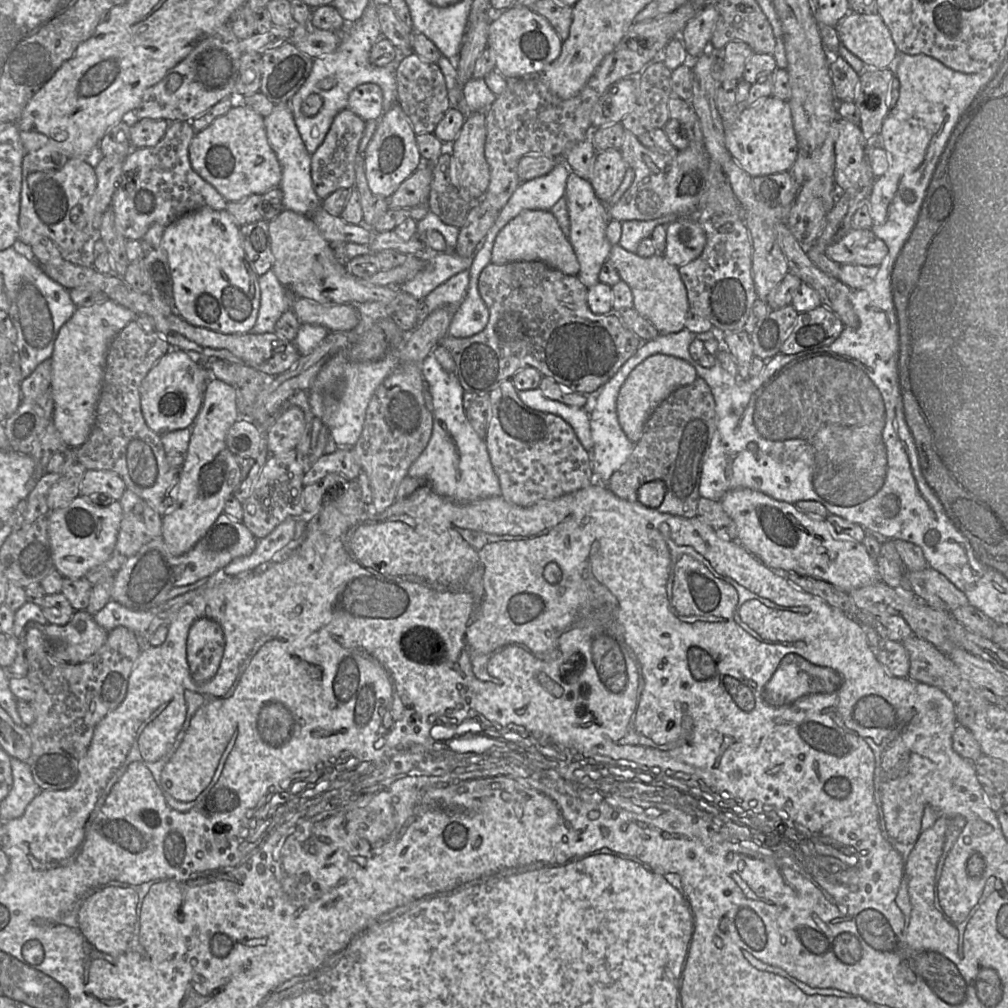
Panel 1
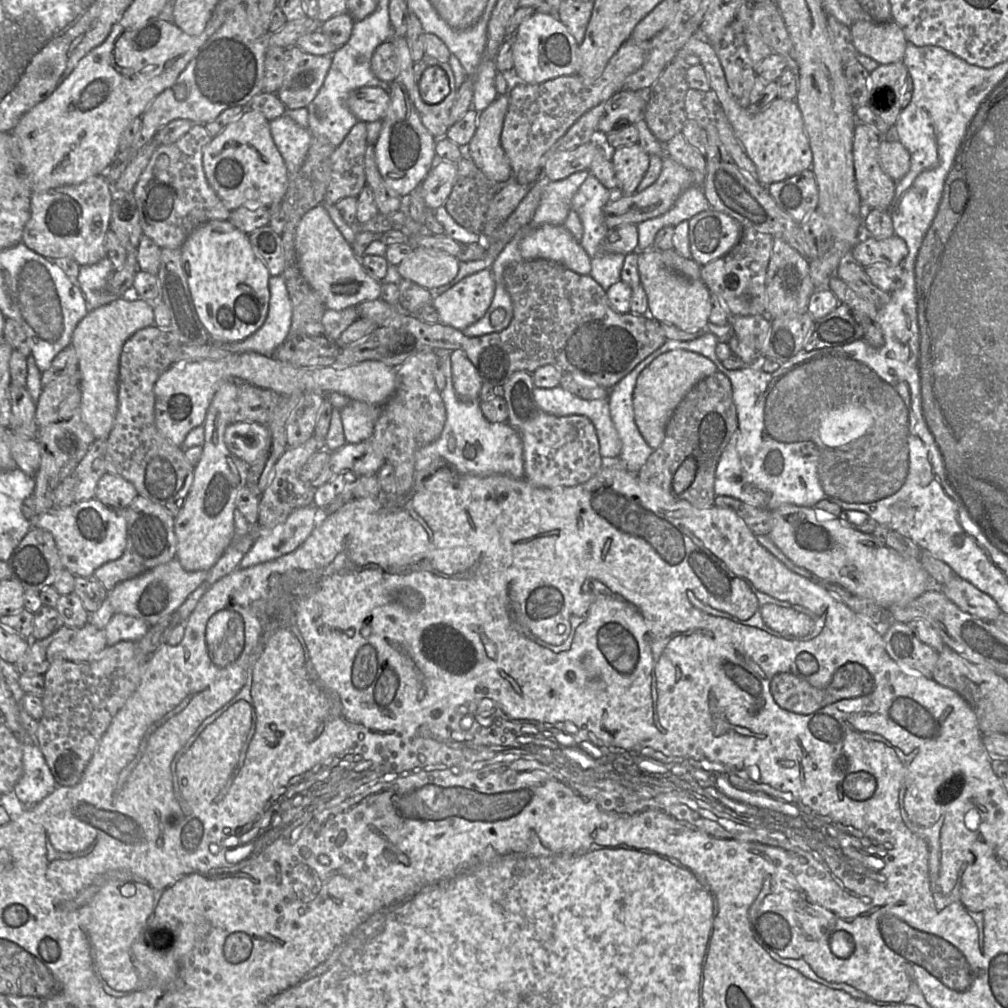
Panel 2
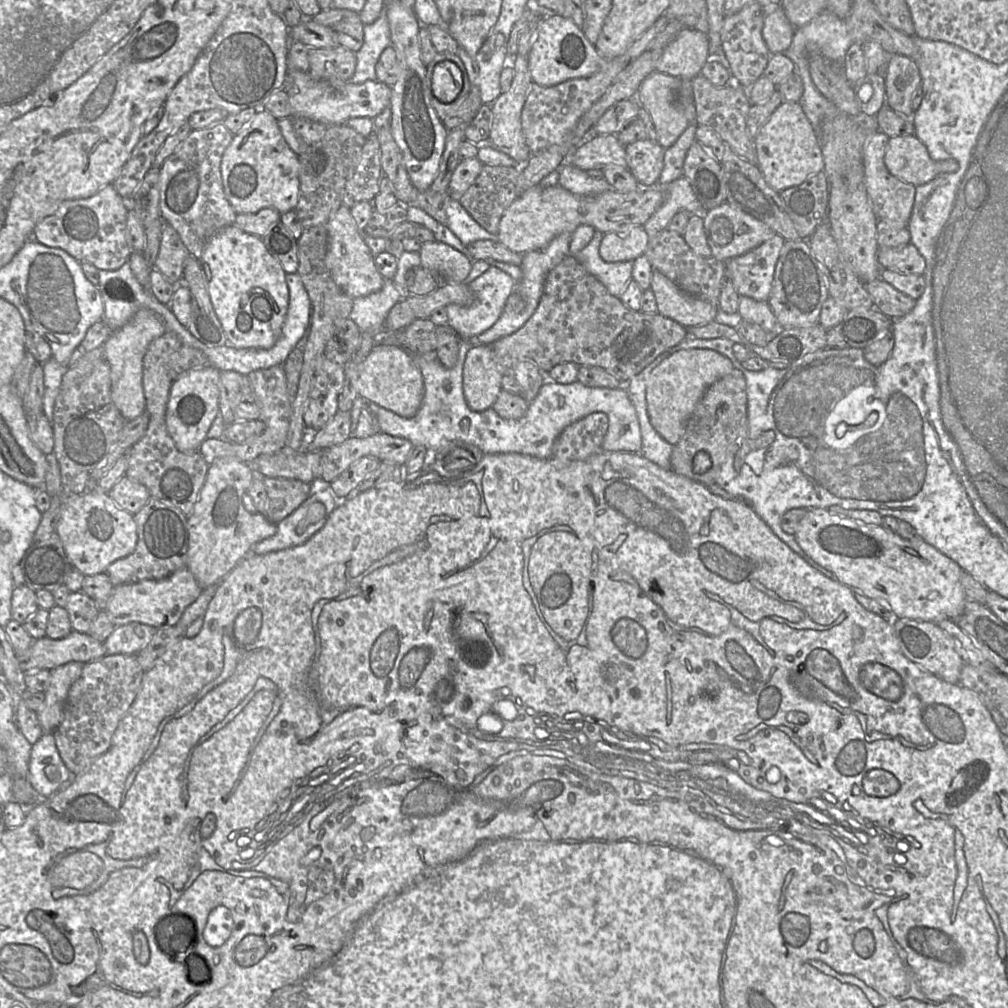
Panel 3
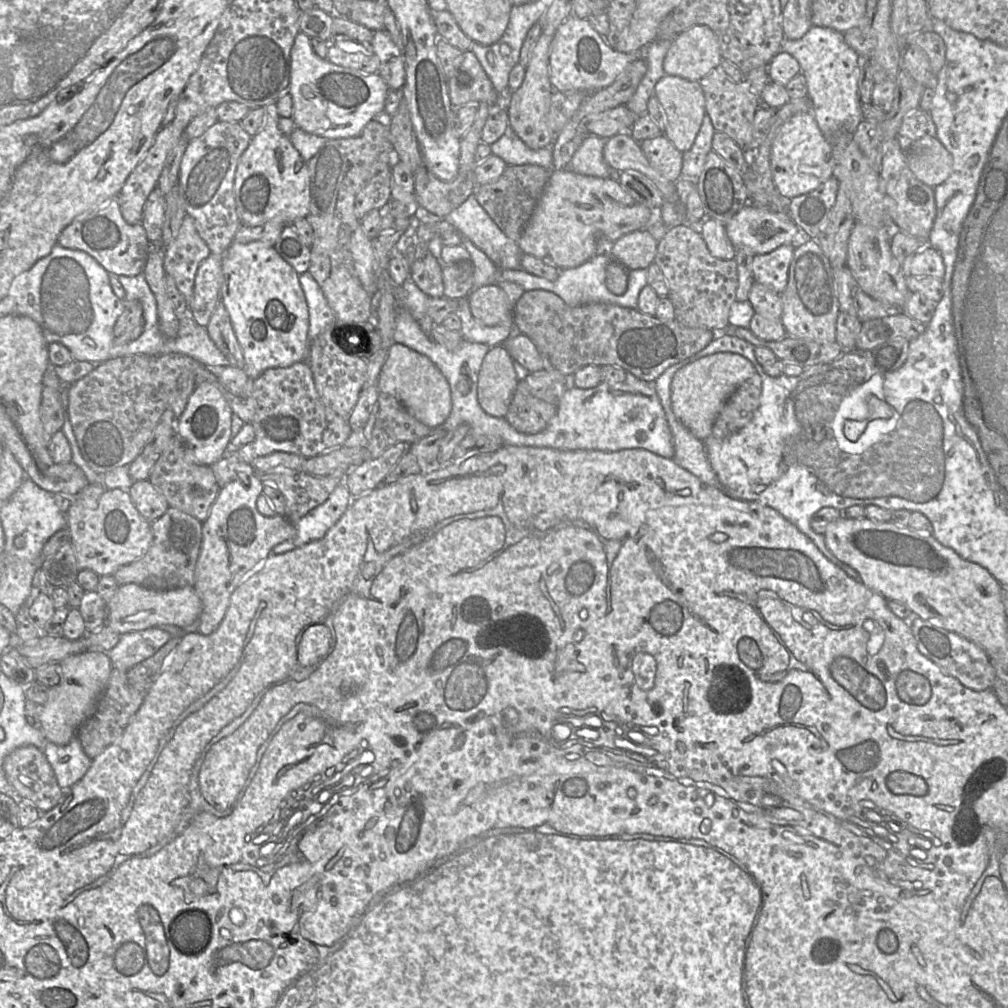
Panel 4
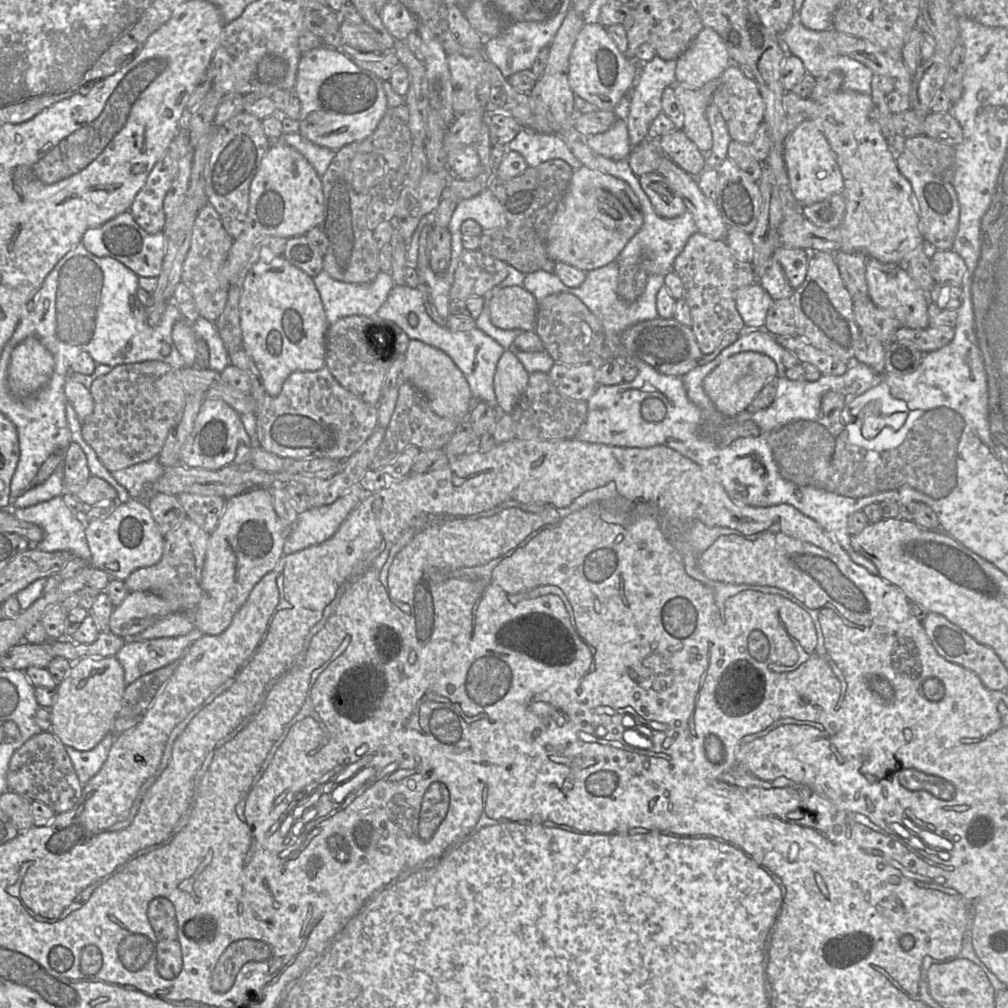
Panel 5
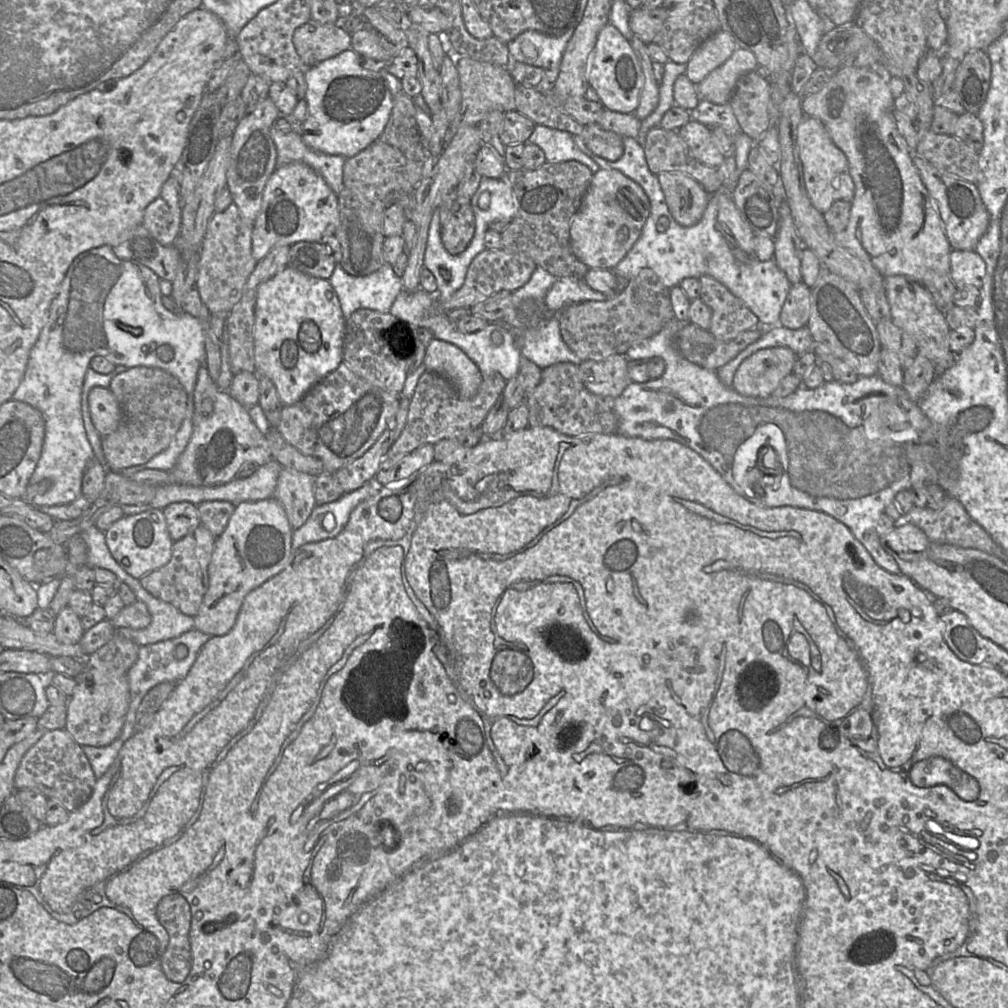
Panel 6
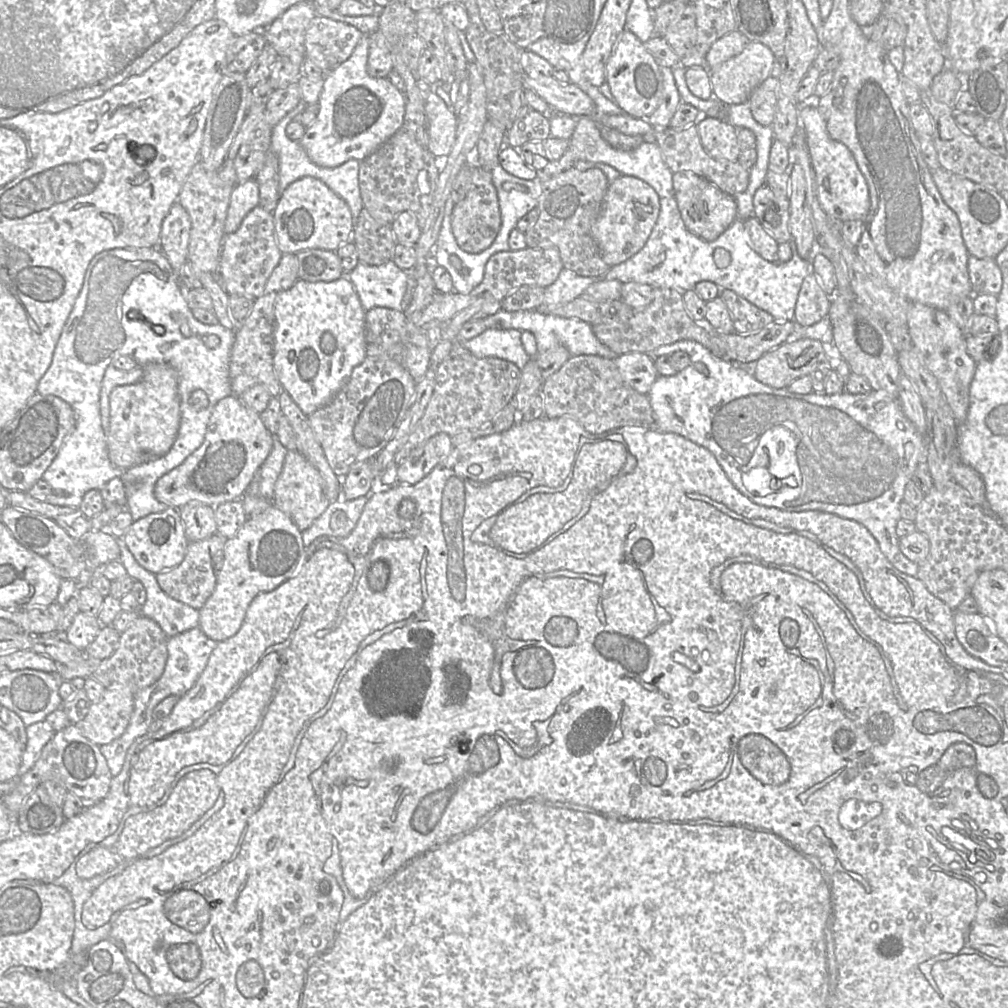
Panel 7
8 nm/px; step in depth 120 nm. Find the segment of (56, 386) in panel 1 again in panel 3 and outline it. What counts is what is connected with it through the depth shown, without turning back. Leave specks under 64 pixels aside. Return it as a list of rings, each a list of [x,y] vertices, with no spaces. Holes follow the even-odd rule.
[[[141,308],[125,325],[114,331],[101,347],[110,367],[112,401],[127,421],[132,421],[145,412],[143,358],[149,344],[165,332],[161,319],[151,310]]]

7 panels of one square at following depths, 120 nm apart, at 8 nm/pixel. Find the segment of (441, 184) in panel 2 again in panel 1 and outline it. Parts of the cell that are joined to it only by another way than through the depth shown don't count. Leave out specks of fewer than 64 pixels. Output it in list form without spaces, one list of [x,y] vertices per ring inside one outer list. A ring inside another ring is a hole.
[[[421,165],[389,197],[389,209],[411,208],[425,204],[433,178],[432,165]]]

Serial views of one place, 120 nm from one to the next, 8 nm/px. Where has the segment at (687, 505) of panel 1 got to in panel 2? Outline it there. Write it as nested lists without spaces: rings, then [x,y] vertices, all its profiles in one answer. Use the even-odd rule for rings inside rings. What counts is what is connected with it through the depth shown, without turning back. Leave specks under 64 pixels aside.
[[[716,372],[701,381],[685,395],[670,417],[662,444],[654,449],[645,464],[636,473],[640,481],[650,486],[650,495],[668,502],[672,481],[680,466],[689,458],[697,463],[697,472],[691,484],[678,497],[697,508],[714,504],[715,473],[722,452],[738,428],[732,385],[727,376]]]

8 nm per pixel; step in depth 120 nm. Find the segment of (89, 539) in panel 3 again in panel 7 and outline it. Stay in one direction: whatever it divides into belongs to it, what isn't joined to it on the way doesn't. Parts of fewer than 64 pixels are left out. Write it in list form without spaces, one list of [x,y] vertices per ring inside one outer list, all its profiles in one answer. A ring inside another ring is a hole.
[[[168,508],[134,521],[121,541],[138,564],[153,574],[178,566],[183,561],[189,544],[178,509],[175,508]]]

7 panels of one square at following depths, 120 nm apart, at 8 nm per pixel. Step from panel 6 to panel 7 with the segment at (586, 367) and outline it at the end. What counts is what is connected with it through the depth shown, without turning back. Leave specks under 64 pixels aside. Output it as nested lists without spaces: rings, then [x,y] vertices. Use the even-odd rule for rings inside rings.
[[[647,353],[618,355],[614,362],[623,381],[641,394],[648,394],[659,377],[654,359]]]

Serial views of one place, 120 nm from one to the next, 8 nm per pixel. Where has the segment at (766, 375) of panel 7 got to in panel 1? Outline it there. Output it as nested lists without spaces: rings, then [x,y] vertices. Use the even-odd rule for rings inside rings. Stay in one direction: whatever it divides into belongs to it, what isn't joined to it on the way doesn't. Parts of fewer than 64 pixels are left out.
[[[655,354],[641,362],[627,377],[616,401],[619,424],[626,436],[634,443],[638,442],[653,410],[673,391],[691,384],[697,378],[694,366],[674,356]]]

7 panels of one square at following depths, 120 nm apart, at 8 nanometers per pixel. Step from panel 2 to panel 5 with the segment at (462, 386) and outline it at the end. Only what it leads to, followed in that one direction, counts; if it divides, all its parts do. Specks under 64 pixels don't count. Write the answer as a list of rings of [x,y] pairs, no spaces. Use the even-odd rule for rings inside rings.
[[[506,349],[496,367],[493,385],[496,406],[510,414],[527,388],[530,374],[515,353]]]

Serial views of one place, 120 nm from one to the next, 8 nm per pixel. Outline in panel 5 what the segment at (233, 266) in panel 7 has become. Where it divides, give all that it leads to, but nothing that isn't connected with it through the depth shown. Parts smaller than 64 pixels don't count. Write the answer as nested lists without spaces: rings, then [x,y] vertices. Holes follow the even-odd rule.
[[[207,204],[196,217],[191,245],[183,263],[181,282],[190,290],[200,317],[215,322],[222,314],[229,293],[229,283],[222,273],[234,239],[226,232],[220,216],[213,206]]]

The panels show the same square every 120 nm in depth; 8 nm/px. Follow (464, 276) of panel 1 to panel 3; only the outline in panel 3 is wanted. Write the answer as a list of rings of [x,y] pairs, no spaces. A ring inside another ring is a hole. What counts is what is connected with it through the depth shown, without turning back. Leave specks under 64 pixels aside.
[[[491,266],[486,272],[469,283],[475,300],[469,306],[450,304],[445,307],[448,323],[461,340],[476,340],[476,336],[491,328],[503,313],[509,296],[516,290],[517,281],[497,267]]]

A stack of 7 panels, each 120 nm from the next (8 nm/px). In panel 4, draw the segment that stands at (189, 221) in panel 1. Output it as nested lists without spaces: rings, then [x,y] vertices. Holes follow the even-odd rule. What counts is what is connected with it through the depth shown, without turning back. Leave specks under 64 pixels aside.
[[[233,241],[222,254],[223,303],[245,359],[245,372],[257,378],[270,368],[306,362],[310,353],[309,311],[299,273],[273,246]]]

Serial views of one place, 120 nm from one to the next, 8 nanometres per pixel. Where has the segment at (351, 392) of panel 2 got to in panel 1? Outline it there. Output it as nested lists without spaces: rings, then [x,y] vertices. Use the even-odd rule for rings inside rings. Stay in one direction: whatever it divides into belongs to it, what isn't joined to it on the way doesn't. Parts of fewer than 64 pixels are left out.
[[[171,346],[170,351],[152,367],[140,385],[141,411],[147,426],[159,435],[191,427],[201,409],[206,384],[212,378],[201,360],[188,351]]]

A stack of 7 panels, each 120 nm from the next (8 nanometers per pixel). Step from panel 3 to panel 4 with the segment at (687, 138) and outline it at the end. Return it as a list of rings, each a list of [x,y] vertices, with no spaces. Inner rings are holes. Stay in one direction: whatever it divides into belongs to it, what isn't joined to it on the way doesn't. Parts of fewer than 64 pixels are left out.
[[[705,116],[692,147],[683,152],[681,179],[697,179],[712,149],[712,138],[716,132],[709,116]]]

